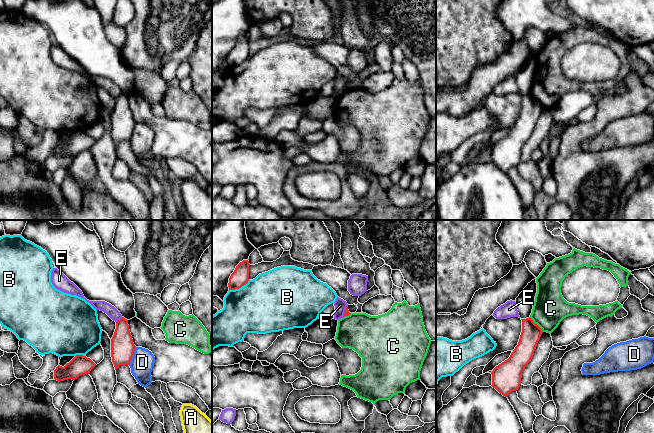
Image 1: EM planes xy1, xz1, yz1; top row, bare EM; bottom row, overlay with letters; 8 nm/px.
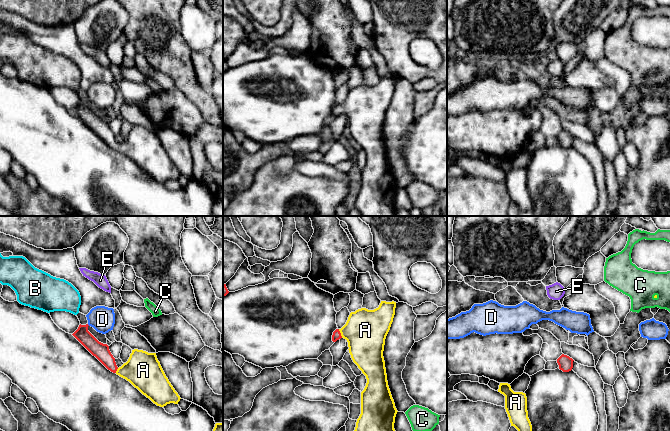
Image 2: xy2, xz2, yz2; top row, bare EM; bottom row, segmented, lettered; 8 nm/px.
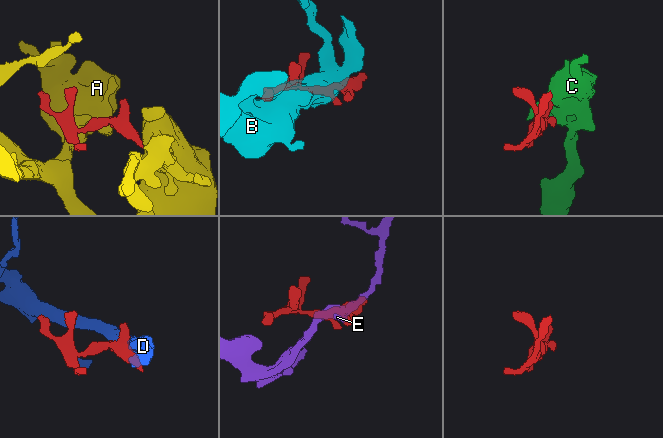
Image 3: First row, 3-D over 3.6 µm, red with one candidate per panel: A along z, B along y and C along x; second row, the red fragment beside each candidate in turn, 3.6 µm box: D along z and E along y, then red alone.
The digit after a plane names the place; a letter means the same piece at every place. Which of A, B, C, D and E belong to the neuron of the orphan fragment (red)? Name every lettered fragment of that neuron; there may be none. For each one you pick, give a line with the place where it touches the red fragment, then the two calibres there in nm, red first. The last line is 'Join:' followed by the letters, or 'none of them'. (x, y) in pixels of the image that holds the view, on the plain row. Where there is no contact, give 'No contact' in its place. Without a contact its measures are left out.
A: Touches red at xz2 (340, 109). Thickness 70 nm (red) against 340 nm
Join: A

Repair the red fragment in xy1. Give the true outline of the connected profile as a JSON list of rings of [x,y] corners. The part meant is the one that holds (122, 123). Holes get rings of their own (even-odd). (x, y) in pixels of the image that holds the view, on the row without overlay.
[[[122,93],[116,98],[116,105],[111,115],[111,133],[115,146],[120,141],[130,141],[135,125],[128,96]]]

